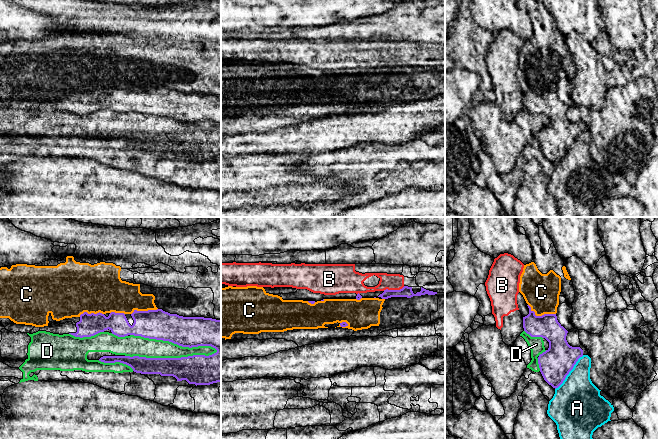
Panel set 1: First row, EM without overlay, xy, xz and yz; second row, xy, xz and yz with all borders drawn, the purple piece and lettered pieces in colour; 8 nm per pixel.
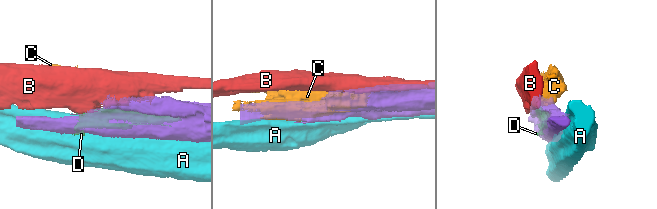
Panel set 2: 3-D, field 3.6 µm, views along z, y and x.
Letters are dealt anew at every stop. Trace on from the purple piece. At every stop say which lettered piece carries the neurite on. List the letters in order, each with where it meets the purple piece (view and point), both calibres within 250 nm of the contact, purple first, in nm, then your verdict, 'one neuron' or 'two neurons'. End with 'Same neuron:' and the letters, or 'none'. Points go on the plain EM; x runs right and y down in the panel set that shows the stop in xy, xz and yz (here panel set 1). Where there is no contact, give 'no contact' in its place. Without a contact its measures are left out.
A: yz (569, 147) | 260/380 nm | two neurons
B: xz (393, 66) | 90/130 nm | two neurons
C: yz (540, 92) | 190/300 nm | two neurons
D: xy (171, 134) | 240/160 nm | two neurons
Same neuron: none

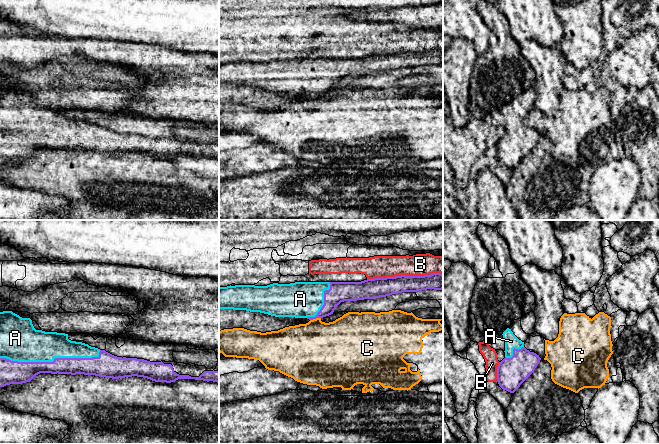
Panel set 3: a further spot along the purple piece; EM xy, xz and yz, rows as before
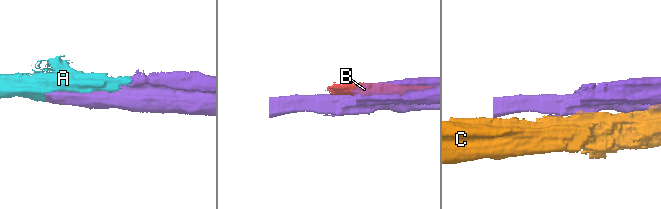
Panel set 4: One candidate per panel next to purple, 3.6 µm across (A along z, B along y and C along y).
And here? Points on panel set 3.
A: xy (51, 138) | 170/280 nm | one neuron
B: xz (404, 51) | 160/180 nm | two neurons
C: xz (315, 94) | 150/460 nm | two neurons
Same neuron: A

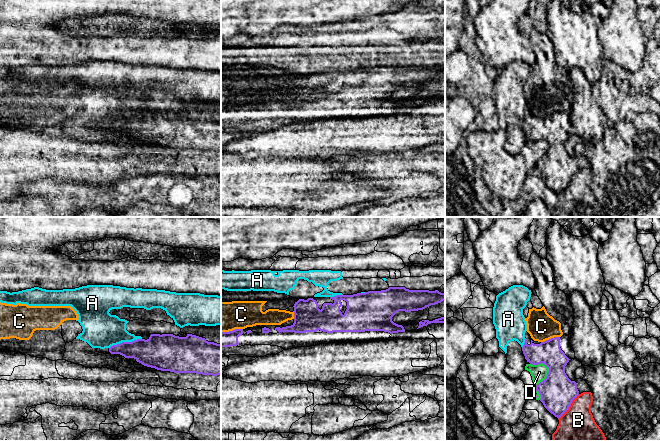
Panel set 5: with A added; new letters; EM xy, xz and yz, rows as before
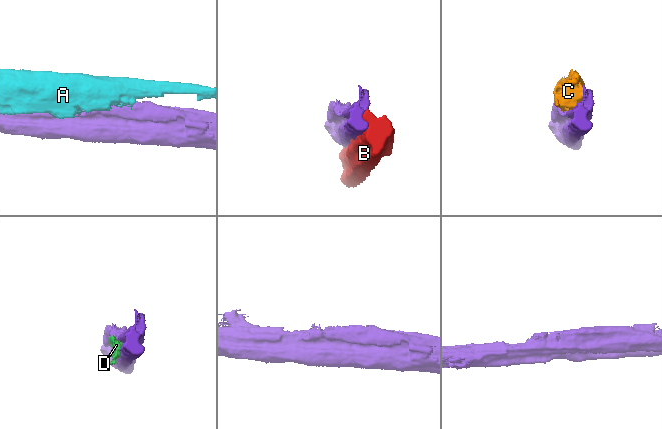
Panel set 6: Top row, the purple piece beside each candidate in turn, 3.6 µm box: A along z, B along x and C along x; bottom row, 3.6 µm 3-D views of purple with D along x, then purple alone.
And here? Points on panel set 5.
A: xy (125, 118) | 240/300 nm | two neurons
B: yz (569, 182) | 280/360 nm | two neurons
C: yz (551, 114) | 190/220 nm | two neurons
D: yz (547, 151) | 280/130 nm | two neurons
Same neuron: none

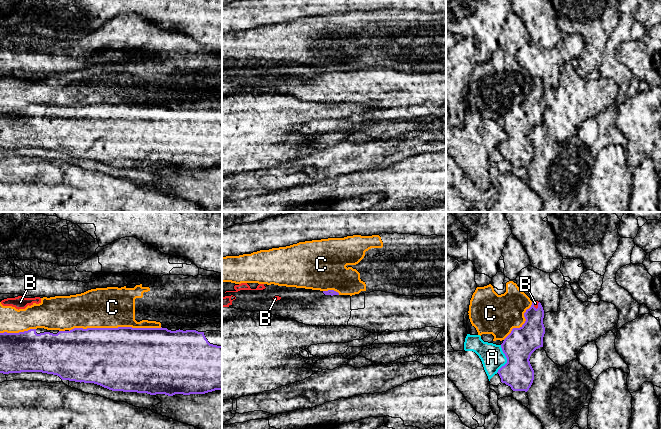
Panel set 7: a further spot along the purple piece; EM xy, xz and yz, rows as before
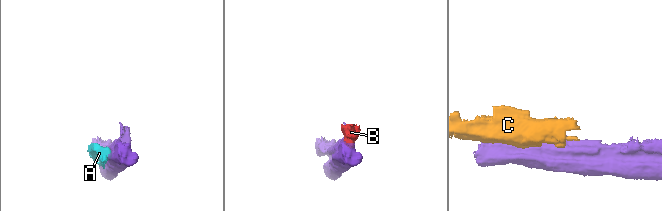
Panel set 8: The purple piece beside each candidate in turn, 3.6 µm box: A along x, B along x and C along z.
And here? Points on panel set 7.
A: yz (507, 135) | 240/190 nm | two neurons
B: yz (538, 82) | 200/30 nm | one neuron
C: xy (115, 104) | 500/340 nm | two neurons
Same neuron: B

